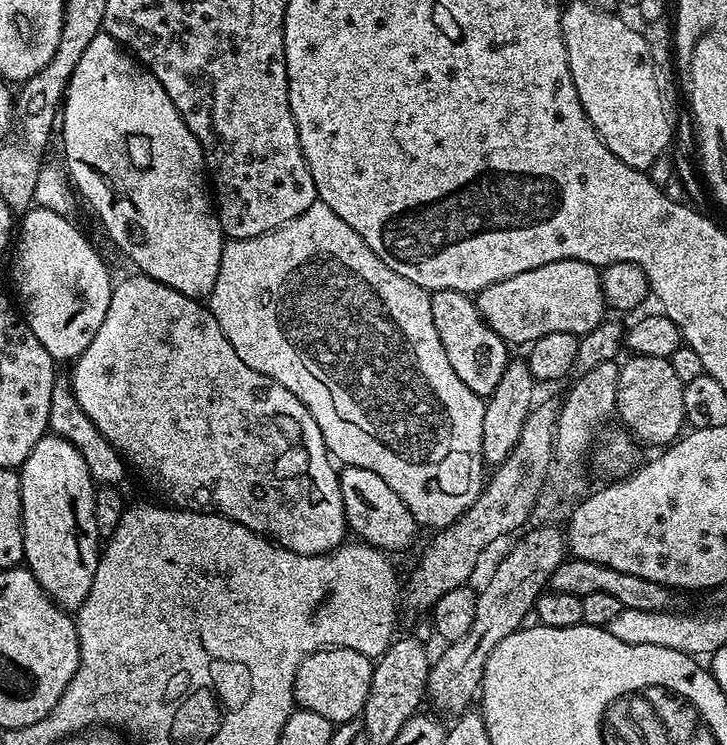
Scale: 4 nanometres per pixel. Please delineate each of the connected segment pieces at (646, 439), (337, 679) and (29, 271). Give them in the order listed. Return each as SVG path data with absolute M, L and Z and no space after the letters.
M629 355L627 359L620 364L615 415L618 420L620 416L625 424L621 425L641 445L667 446L673 443L686 428L683 406L685 384L680 381L678 374L674 374L674 366L670 366L668 358Z
M323 648L310 654L298 666L298 674L294 678L292 694L295 703L301 709L322 715L333 726L357 719L363 713L370 694L373 663L373 657L349 648Z
M36 206L23 213L21 220L24 221L21 224L19 221L18 235L14 240L16 257L12 260L12 280L16 283L15 295L22 309L22 318L28 323L34 338L46 346L46 354L50 354L53 360L75 361L86 350L86 346L94 342L94 334L98 334L106 318L106 310L110 310L114 279L108 273L103 258L96 253L95 246L71 224L73 221L69 217Z

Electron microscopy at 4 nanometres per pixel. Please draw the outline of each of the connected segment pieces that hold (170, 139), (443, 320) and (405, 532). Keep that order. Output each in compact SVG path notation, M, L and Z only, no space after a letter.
M102 30L94 38L94 42L90 42L90 46L82 50L82 58L78 58L78 66L74 66L74 74L68 80L68 87L62 101L62 124L63 120L64 129L61 130L60 136L64 139L64 156L68 159L67 175L75 191L80 196L84 195L85 202L96 211L105 234L140 267L137 269L143 275L178 290L178 294L186 294L193 298L211 296L214 282L218 282L218 266L222 262L222 250L226 237L220 225L220 217L216 214L213 197L210 195L210 177L206 171L202 146L190 130L190 126L186 126L182 114L178 114L174 102L170 102L170 94L162 90L162 82L158 82L158 78L154 78L154 74L149 72L131 52L125 50L113 36L109 36Z
M438 290L431 293L430 314L434 314L434 326L438 329L438 338L442 338L442 350L454 366L454 374L482 398L492 395L510 359L509 345L482 318L476 308L475 299L467 292L458 290Z
M344 466L339 469L338 475L342 506L351 535L356 535L353 537L372 548L379 548L385 554L400 552L411 546L418 531L414 514L410 514L406 502L402 502L402 498L398 498L398 494L394 494L394 490L390 490L390 486L386 486L386 482L374 474L374 470L362 470L362 466Z

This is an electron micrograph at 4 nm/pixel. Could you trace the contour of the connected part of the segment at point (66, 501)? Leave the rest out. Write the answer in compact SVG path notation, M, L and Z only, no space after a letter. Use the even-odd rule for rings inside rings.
M46 434L34 446L34 450L30 450L18 469L18 475L20 514L24 522L23 563L56 605L65 610L81 608L86 594L90 594L102 548L102 537L94 514L98 488L86 466L86 458L82 458L80 451L61 436Z

